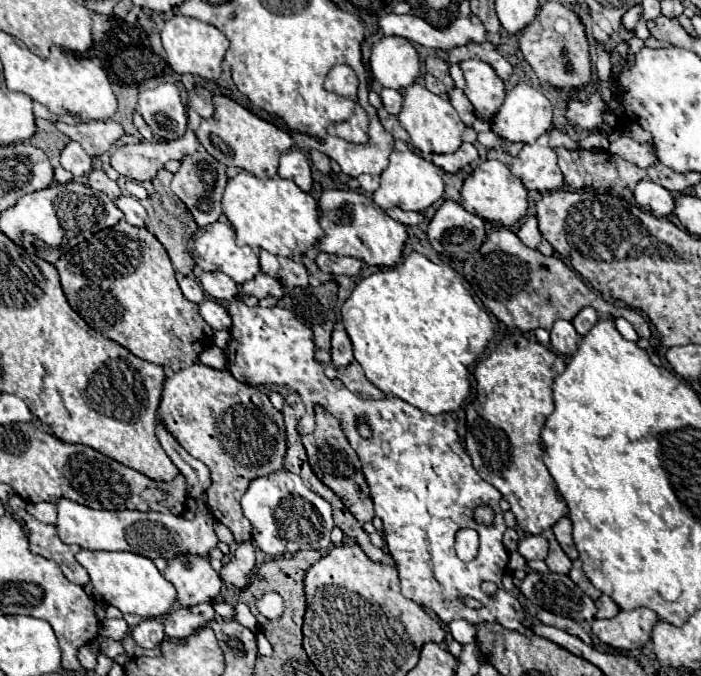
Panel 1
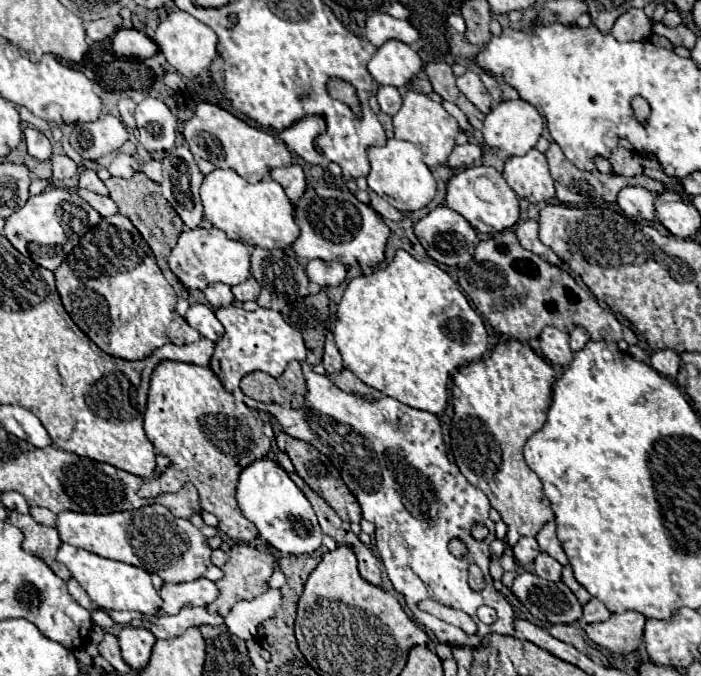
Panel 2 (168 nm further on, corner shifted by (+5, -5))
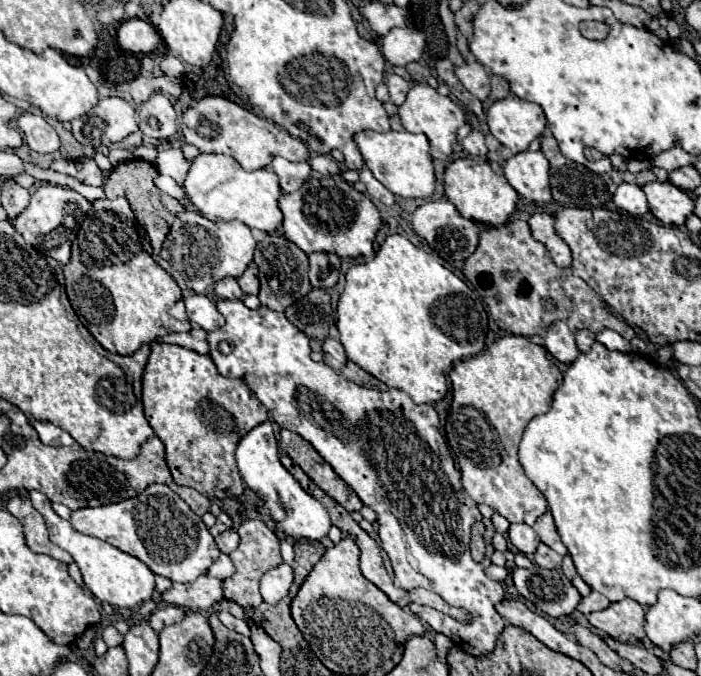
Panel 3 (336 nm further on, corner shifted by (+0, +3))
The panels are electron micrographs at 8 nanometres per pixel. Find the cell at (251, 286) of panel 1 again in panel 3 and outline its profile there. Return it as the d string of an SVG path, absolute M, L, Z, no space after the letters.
M251 262L243 276L237 280L245 294L259 294L259 280L257 280L257 266Z

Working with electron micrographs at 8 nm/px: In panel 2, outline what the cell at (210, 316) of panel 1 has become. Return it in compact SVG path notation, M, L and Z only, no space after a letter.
M198 302L192 304L184 318L192 328L196 328L200 332L200 336L204 336L212 342L216 342L224 334L224 326L218 322L214 312L204 304L198 304Z

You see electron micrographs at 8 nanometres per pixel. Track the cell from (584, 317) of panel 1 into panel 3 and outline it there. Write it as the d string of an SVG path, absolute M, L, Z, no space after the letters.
M583 328L583 330L577 330L577 332L575 332L575 340L577 340L577 346L579 346L581 352L589 352L591 344L595 342L595 334L593 334L591 330Z

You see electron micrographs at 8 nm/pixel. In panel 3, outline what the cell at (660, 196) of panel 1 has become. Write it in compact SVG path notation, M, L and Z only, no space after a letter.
M623 182L623 184L617 188L617 192L615 192L615 196L613 196L613 202L615 202L617 208L621 208L621 210L633 214L633 216L643 216L643 214L649 212L647 196L645 196L643 188L637 186L637 184L627 184L627 182Z

